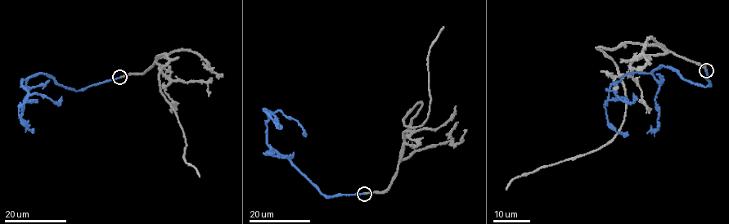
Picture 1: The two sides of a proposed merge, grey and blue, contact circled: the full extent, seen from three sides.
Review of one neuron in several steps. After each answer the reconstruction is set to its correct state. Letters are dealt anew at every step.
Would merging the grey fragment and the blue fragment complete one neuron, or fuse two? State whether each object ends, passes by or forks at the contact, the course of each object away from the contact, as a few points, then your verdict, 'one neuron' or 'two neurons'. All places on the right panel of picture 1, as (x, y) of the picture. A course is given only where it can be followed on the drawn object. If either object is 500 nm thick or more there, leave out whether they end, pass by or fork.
grey ends; blue ends; course grey (705, 69), (658, 46), (597, 47), (615, 64), (626, 95), (619, 132), (595, 150), (516, 176), (506, 190); course blue (705, 69), (705, 87), (665, 66), (629, 73), (614, 82), (605, 108), (608, 123), (628, 135); one neuron

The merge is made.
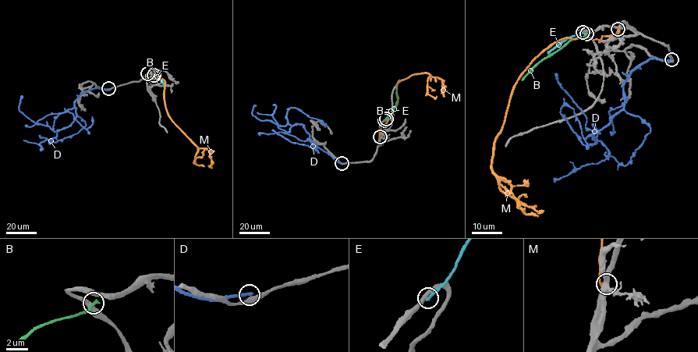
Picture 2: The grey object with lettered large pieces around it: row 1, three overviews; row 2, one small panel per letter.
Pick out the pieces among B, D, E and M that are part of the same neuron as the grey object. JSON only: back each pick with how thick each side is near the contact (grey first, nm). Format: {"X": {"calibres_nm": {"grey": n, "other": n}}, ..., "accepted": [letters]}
{"accepted": []}

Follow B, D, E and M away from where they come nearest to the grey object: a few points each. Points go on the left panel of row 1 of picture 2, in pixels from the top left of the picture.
B: (152, 76), (164, 86), (164, 99)
D: (108, 89), (84, 91), (74, 103), (72, 123), (53, 129), (60, 113), (72, 113), (86, 129), (92, 116)
E: (153, 75), (164, 85)
M: (147, 73), (148, 79), (160, 77), (165, 81), (167, 114), (199, 147), (210, 150), (211, 167)

